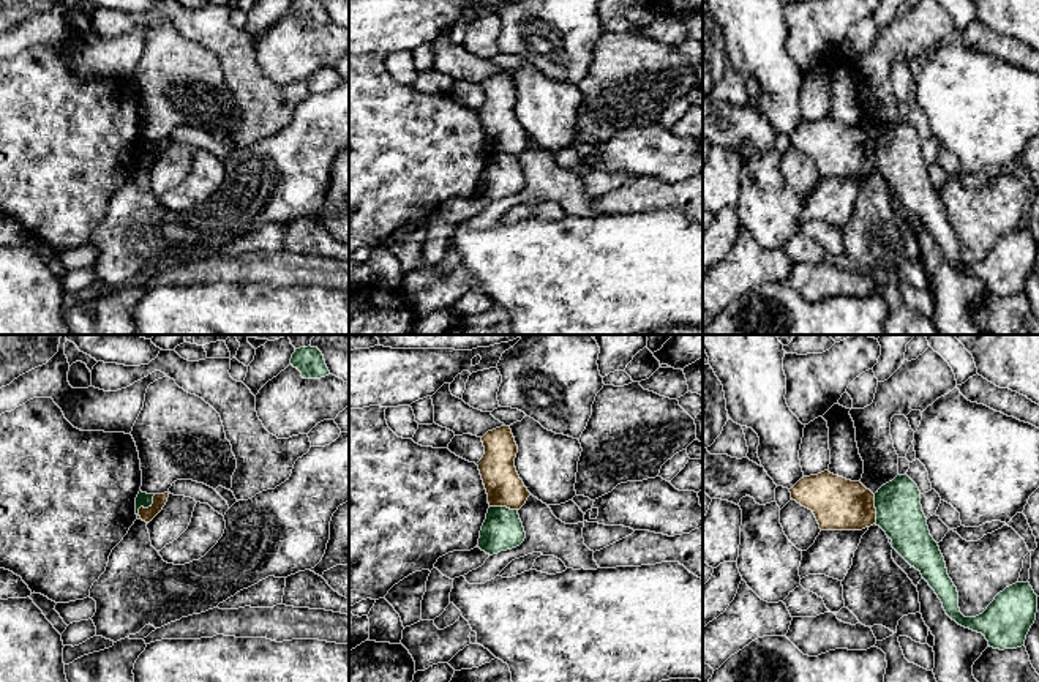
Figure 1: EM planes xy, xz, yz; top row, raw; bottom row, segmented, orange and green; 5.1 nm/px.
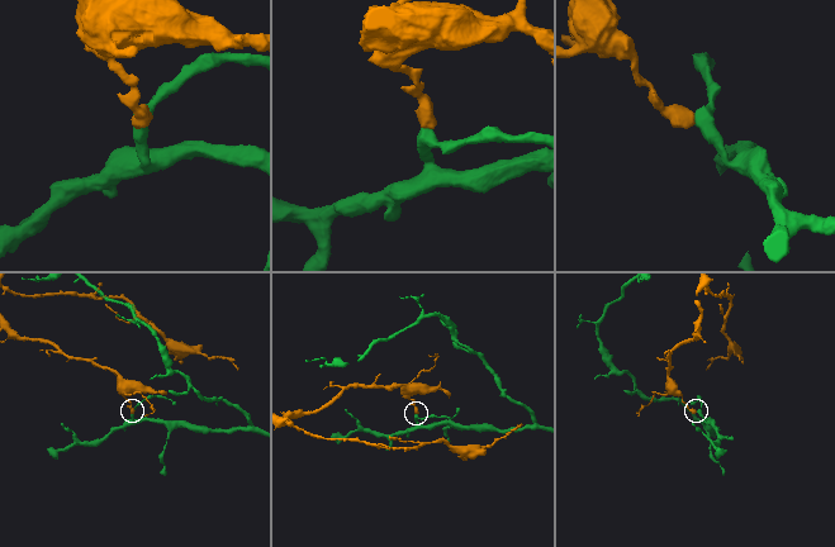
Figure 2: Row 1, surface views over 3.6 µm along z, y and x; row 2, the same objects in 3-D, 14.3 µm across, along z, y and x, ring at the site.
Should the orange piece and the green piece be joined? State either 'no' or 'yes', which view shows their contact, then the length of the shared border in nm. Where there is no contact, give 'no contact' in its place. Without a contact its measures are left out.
no; contact in xy; length 150 nm

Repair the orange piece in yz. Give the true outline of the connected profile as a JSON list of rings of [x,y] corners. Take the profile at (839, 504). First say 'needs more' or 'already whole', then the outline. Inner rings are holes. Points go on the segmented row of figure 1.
already whole | [[[829,470],[801,478],[790,493],[813,512],[821,530],[862,530],[876,523],[875,494]]]

